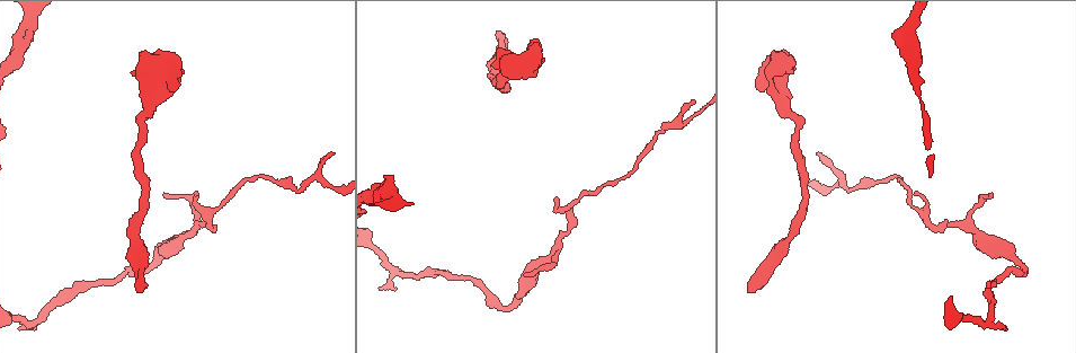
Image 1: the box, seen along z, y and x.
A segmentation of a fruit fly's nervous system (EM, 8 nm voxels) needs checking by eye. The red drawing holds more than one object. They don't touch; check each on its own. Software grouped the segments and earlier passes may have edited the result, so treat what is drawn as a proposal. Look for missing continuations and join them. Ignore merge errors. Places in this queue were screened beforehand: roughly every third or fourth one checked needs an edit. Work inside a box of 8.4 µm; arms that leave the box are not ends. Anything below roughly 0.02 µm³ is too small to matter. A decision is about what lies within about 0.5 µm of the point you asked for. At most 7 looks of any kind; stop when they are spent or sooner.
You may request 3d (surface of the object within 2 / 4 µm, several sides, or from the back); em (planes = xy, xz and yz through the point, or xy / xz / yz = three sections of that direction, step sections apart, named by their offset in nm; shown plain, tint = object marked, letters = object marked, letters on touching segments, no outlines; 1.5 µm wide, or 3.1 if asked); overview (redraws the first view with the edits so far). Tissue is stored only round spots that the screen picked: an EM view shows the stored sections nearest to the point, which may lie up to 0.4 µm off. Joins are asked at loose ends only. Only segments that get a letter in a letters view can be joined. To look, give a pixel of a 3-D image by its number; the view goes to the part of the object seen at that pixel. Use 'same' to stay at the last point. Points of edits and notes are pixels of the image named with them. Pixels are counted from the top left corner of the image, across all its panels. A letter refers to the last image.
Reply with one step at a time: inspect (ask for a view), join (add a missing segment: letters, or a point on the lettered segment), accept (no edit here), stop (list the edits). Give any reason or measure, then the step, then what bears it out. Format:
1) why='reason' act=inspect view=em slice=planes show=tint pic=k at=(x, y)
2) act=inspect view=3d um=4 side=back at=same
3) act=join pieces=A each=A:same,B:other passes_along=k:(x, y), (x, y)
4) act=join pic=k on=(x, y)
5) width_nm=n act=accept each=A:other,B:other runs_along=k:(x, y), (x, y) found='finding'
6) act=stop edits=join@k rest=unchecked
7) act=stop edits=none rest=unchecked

why='branch stops here' act=inspect view=em slice=xy step=8 show=letters pic=1 at=(496, 32)

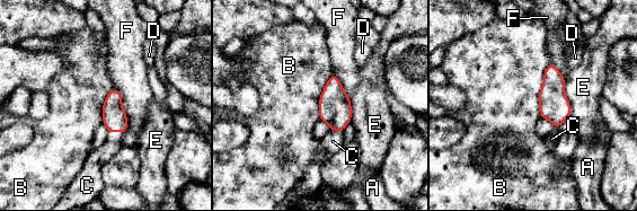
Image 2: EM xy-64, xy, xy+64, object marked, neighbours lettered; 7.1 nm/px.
act=join pieces=C each=A:other,B:other,C:same,D:other,E:other,F:other found='the neuron continues'

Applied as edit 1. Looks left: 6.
why='see it whole again' act=inspect view=overview

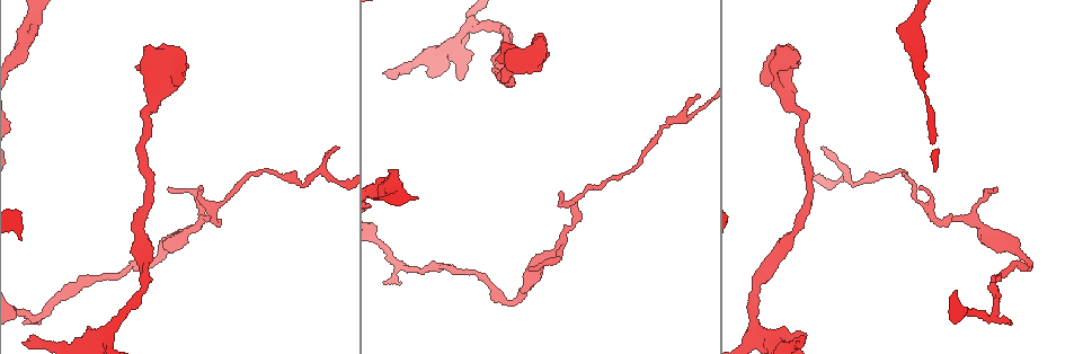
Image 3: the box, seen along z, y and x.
why='branch stops here' act=inspect view=em slice=xy step=4 show=tint pic=3 at=(462, 77)

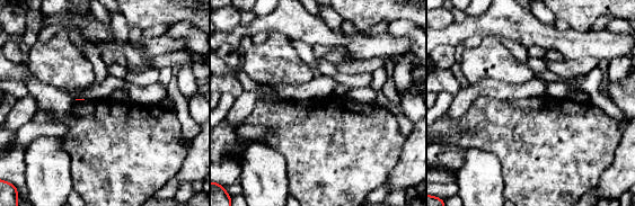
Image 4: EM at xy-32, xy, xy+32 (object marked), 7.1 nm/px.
act=inspect view=em slice=planes show=letters at=same

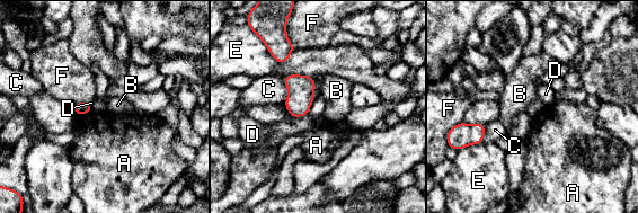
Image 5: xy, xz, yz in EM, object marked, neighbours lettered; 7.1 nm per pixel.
act=accept each=A:other,B:other,C:other,D:other,E:other,F:other border=5:(91, 109), (77, 115) found='none of them fits'

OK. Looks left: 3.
why='tapers out' act=inspect view=em slice=planes show=letters pic=3 at=(530, 269)

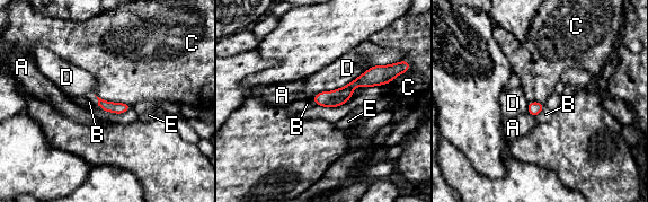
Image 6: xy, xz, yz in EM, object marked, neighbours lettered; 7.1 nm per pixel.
width_nm=80 longest_contact=D:500nm act=accept each=A:other,B:other,C:other,D:other,E:other found='none of them fits'

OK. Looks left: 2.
act=stop edits=join@2 rest=unchecked

